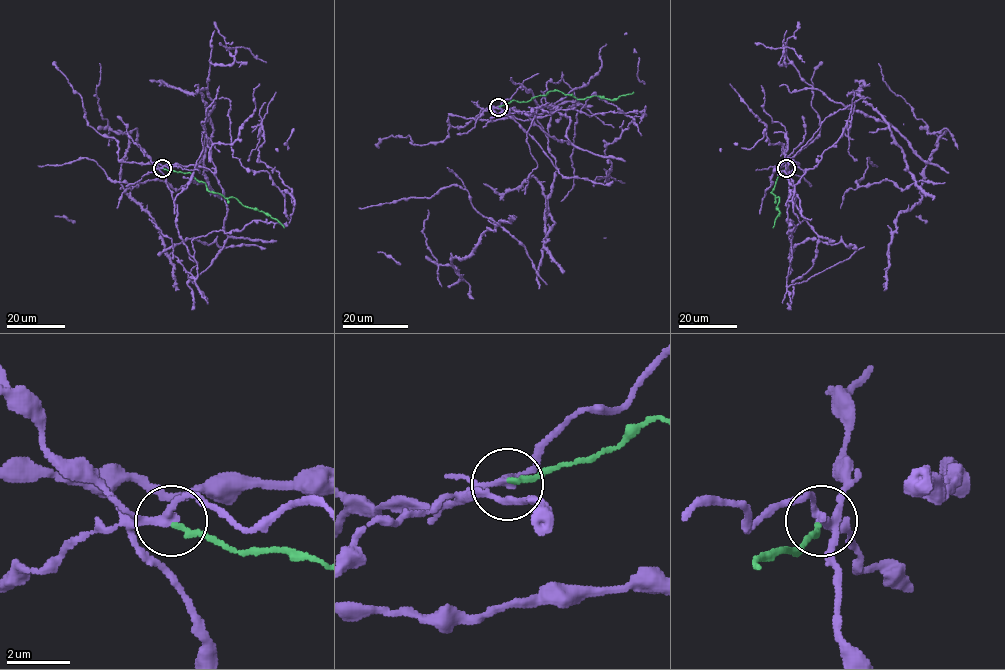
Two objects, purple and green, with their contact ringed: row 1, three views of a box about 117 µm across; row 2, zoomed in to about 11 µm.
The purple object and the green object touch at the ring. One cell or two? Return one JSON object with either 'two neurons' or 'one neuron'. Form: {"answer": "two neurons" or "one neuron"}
{"answer": "two neurons"}

